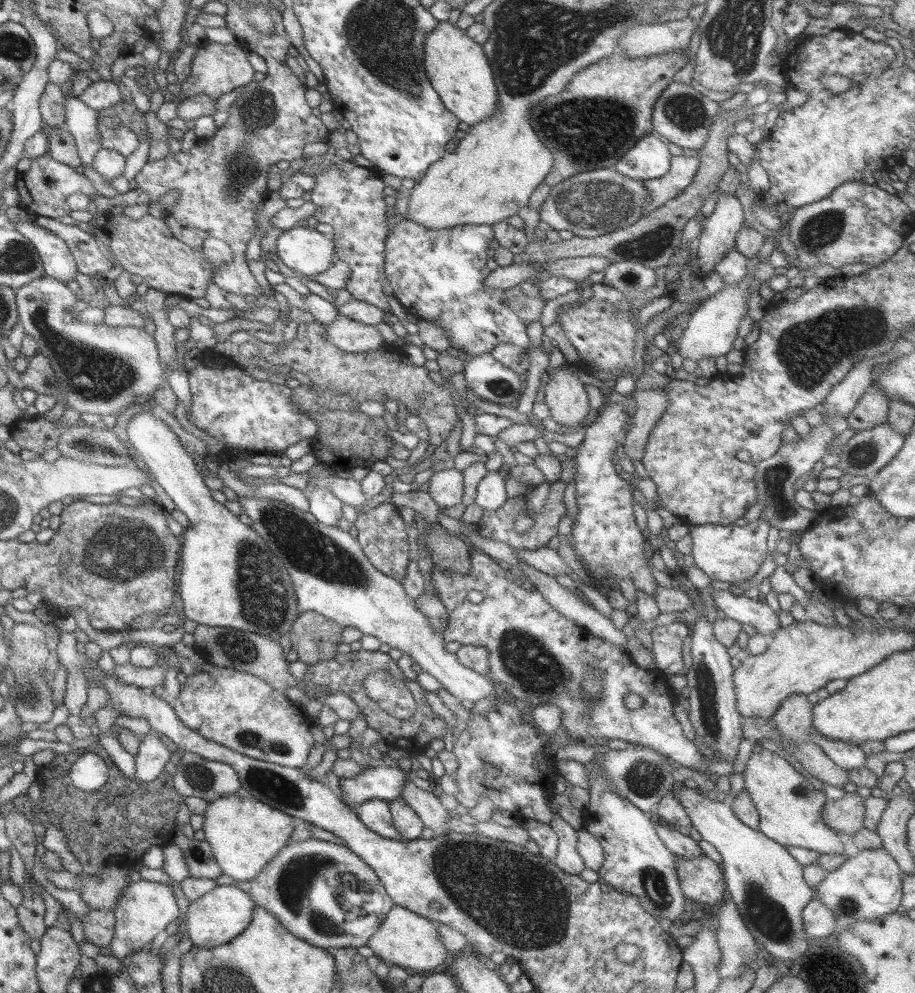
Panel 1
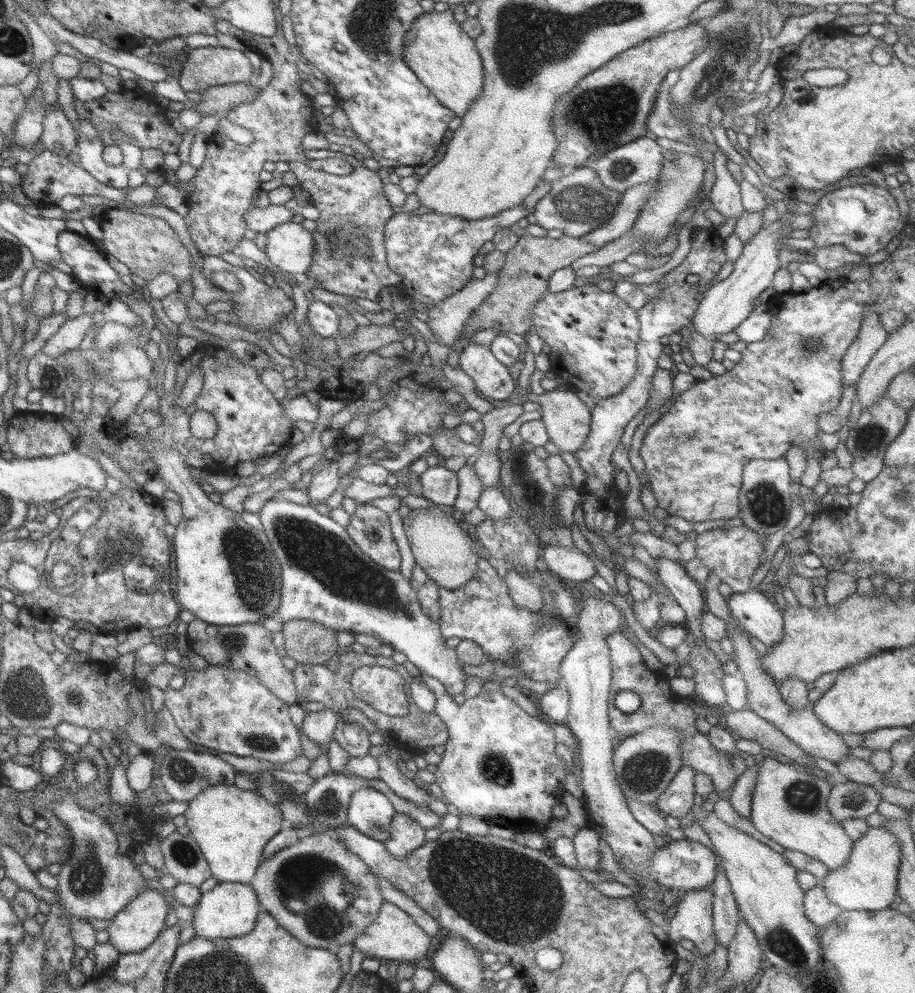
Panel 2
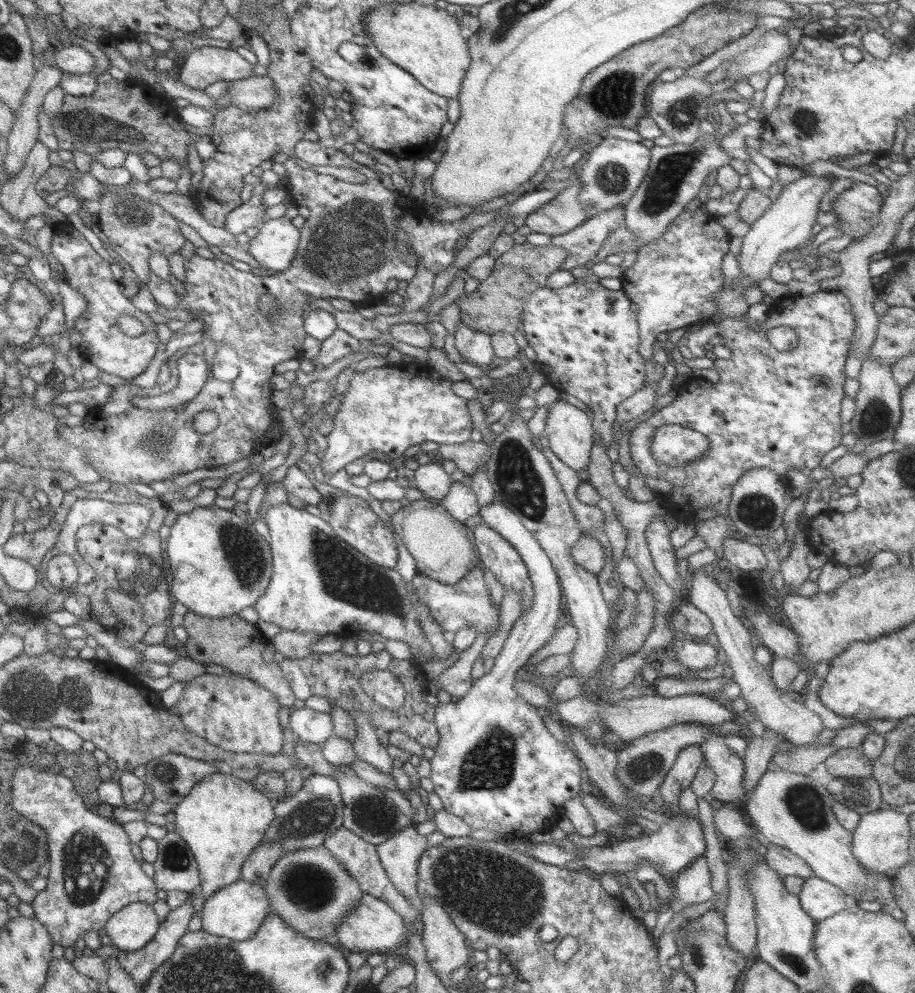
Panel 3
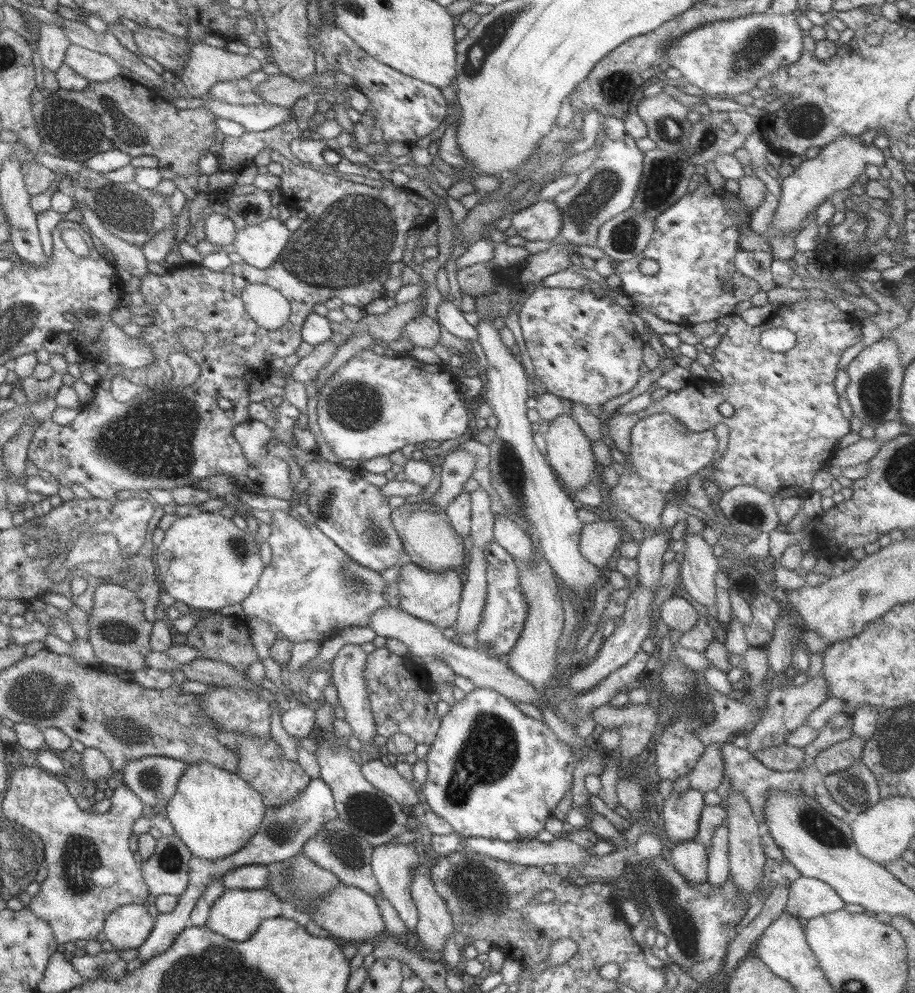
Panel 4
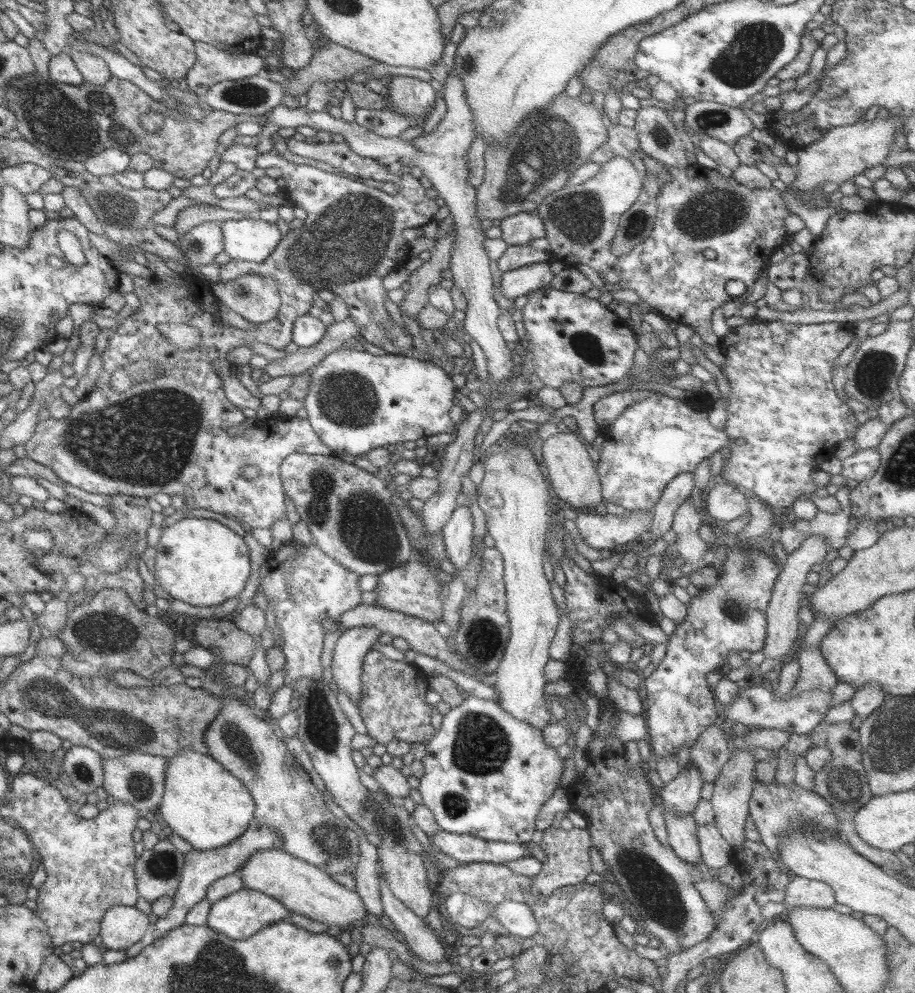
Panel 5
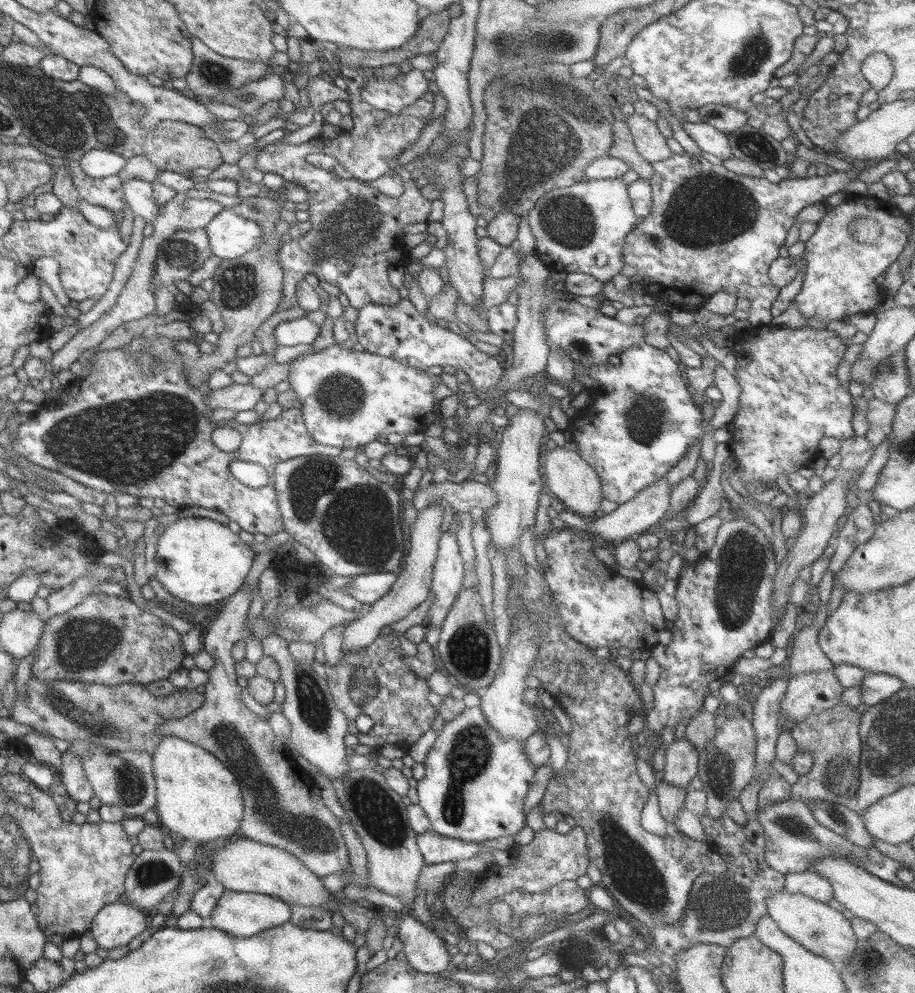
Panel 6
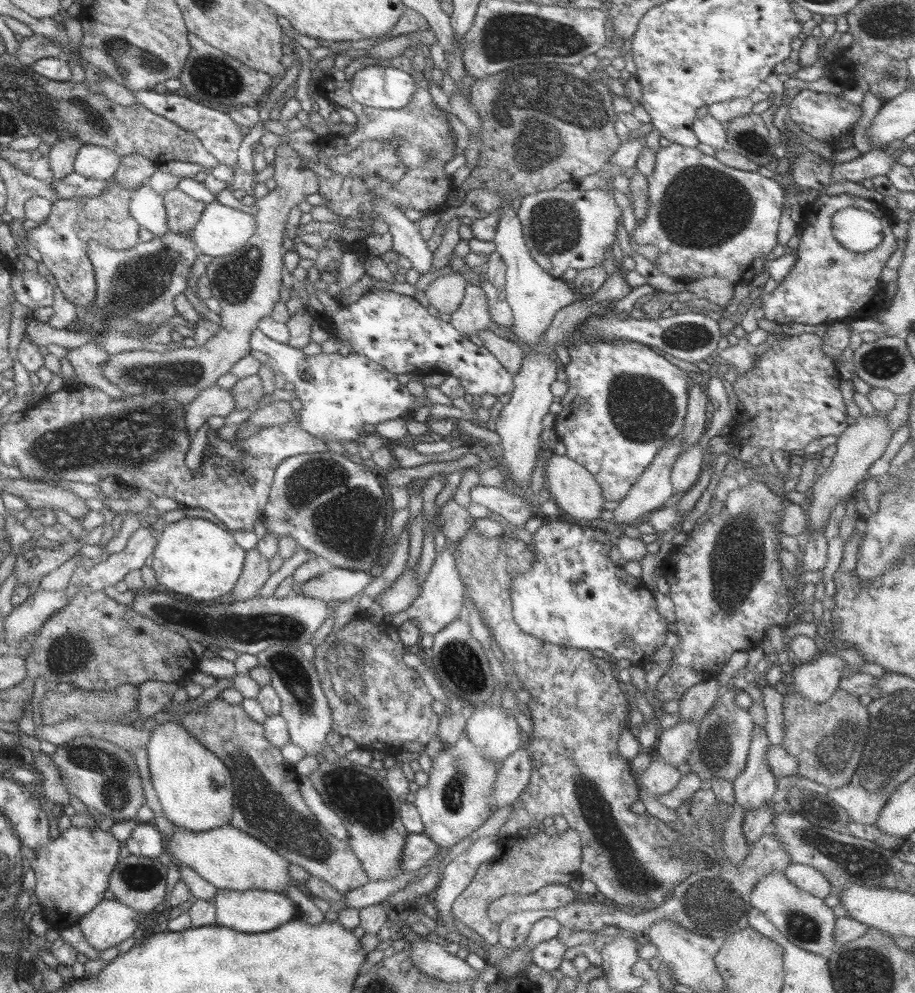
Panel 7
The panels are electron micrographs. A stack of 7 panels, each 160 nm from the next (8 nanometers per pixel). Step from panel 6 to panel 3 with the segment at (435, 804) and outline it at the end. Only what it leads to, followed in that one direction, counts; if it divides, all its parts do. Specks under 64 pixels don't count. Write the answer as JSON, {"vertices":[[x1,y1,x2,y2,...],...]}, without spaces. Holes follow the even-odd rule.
{"vertices":[[495,500,478,509,477,514,482,520,481,524,497,532,521,557,532,584,532,599,525,614,517,617,509,630,491,670,472,682,465,696,447,704,435,704,433,720,439,737,433,748,433,757,428,760,431,764,428,778,434,784,433,792,440,798,442,809,460,818,471,831,491,830,501,834,503,839,523,840,532,832,549,832,556,827,557,810,566,800,585,790,583,771,576,755,564,742,553,739,536,708,524,702,513,690,513,680,519,678,529,657,553,637,553,629,562,614,563,602,556,570,531,533,521,524,519,517]]}

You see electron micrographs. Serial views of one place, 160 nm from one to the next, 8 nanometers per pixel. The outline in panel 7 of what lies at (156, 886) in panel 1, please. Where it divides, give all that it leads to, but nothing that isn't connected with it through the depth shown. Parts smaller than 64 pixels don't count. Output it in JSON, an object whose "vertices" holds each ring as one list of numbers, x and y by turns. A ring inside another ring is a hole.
{"vertices":[[103,900,77,922,83,938,96,951,116,946,137,935,144,915,115,900]]}

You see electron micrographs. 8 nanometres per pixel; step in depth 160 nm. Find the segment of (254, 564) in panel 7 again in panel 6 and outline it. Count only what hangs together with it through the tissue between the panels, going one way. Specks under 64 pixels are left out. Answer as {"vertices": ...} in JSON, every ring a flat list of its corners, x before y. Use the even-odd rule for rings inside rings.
{"vertices":[[247,585,240,587,243,589,238,588,231,596,227,597,225,604,218,610,219,613,213,618,210,625,202,629,201,650,213,660,211,670,206,671,207,682,203,688,203,705,181,718,161,724,158,733,161,733,163,737,174,736,189,741,191,744,203,748,205,752,215,756,235,776,243,797,243,816,235,832,236,835,243,835,244,838,257,841,259,844,267,844,288,852,319,878,329,876,329,874,340,874,345,870,350,873,348,884,356,886,354,876,348,866,348,852,338,819,323,805,316,783,293,760,282,740,273,734,268,722,249,711,240,700,242,689,236,682,235,662,230,656,230,649,239,640,242,642,245,640,243,626,245,626,251,600]]}

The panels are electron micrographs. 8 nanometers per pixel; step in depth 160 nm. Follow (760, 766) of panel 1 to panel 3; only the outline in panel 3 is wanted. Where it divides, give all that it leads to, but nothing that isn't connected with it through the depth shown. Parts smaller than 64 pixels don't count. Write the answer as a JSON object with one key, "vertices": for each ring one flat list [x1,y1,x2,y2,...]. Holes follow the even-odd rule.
{"vertices":[[769,762,766,772,756,783,755,788,747,794,745,801,747,818,751,820,750,824,756,829,764,844,775,844,775,846,789,850,811,868,813,876,833,884,842,890,847,898,851,896,851,898,860,901,875,900,875,902,880,902,883,905,894,900,892,884,890,883,891,877,882,874,870,874,853,858,850,851,852,832,845,830,836,821,831,810,834,799,825,792,825,788,819,782,809,780,809,778,805,778,805,775,795,775,785,772,785,770,779,770]]}

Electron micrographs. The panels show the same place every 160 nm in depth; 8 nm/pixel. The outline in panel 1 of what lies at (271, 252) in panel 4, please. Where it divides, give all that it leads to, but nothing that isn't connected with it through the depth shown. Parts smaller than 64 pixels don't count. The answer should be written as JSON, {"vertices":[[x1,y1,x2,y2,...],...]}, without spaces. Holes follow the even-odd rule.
{"vertices":[[309,227,283,231,275,248,287,268,305,276,321,274,337,260,332,240]]}

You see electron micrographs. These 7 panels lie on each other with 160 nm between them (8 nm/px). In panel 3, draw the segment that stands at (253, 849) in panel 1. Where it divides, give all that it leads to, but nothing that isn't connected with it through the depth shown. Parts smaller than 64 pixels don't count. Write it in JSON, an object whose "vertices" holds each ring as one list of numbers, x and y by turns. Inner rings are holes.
{"vertices":[[216,773,202,778,191,790,175,804,173,814,175,816,174,831,188,846,196,862,199,875,197,889,207,900,218,888,236,881,240,875,241,864,246,856,260,844,265,829,274,817,273,801,259,792,253,785,235,776]]}

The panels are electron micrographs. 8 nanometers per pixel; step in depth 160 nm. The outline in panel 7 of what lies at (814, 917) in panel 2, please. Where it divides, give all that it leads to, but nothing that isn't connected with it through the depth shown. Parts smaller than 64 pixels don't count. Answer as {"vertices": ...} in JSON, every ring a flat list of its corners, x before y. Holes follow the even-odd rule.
{"vertices":[[789,863,784,868,783,873,795,888,799,888,811,896,823,899,833,892,833,887,827,882,827,879,820,872,809,866]]}

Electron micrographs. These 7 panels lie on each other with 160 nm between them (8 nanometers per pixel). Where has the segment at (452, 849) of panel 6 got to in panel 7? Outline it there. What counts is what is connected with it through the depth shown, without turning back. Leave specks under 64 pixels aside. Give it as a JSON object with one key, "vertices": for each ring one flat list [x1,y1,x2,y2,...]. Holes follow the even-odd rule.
{"vertices":[[408,833,401,855,398,872,413,872,431,860,440,849,428,836]]}

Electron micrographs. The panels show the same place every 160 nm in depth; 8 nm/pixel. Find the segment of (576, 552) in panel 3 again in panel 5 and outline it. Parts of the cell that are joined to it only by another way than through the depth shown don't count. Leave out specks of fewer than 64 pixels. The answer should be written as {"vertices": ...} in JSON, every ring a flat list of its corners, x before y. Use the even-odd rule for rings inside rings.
{"vertices":[[629,510,626,515,578,512,574,524,581,540,595,550,621,550,648,530,651,510]]}

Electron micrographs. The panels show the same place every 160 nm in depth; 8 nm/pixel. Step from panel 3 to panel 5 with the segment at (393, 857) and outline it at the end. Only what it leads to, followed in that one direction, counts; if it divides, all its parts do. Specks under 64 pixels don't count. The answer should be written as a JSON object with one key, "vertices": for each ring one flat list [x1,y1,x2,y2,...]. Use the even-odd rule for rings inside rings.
{"vertices":[[378,868,378,879,379,879,379,892,380,892,380,904,382,914,385,914,385,918,389,918,389,922,395,926,395,932,397,934,403,934,403,940,405,946,422,961,428,963,436,963,437,961,445,960,447,957,444,953,443,946,438,934,433,931,426,923,425,920,420,919,414,912,407,910,403,904,388,889,386,880,379,875]]}

